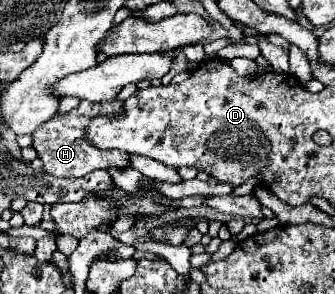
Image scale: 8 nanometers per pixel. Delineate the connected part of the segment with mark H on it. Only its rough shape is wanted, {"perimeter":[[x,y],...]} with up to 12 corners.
{"perimeter":[[80,101],[32,133],[54,177],[128,167],[128,153],[86,141],[94,115],[120,113],[120,101]]}

